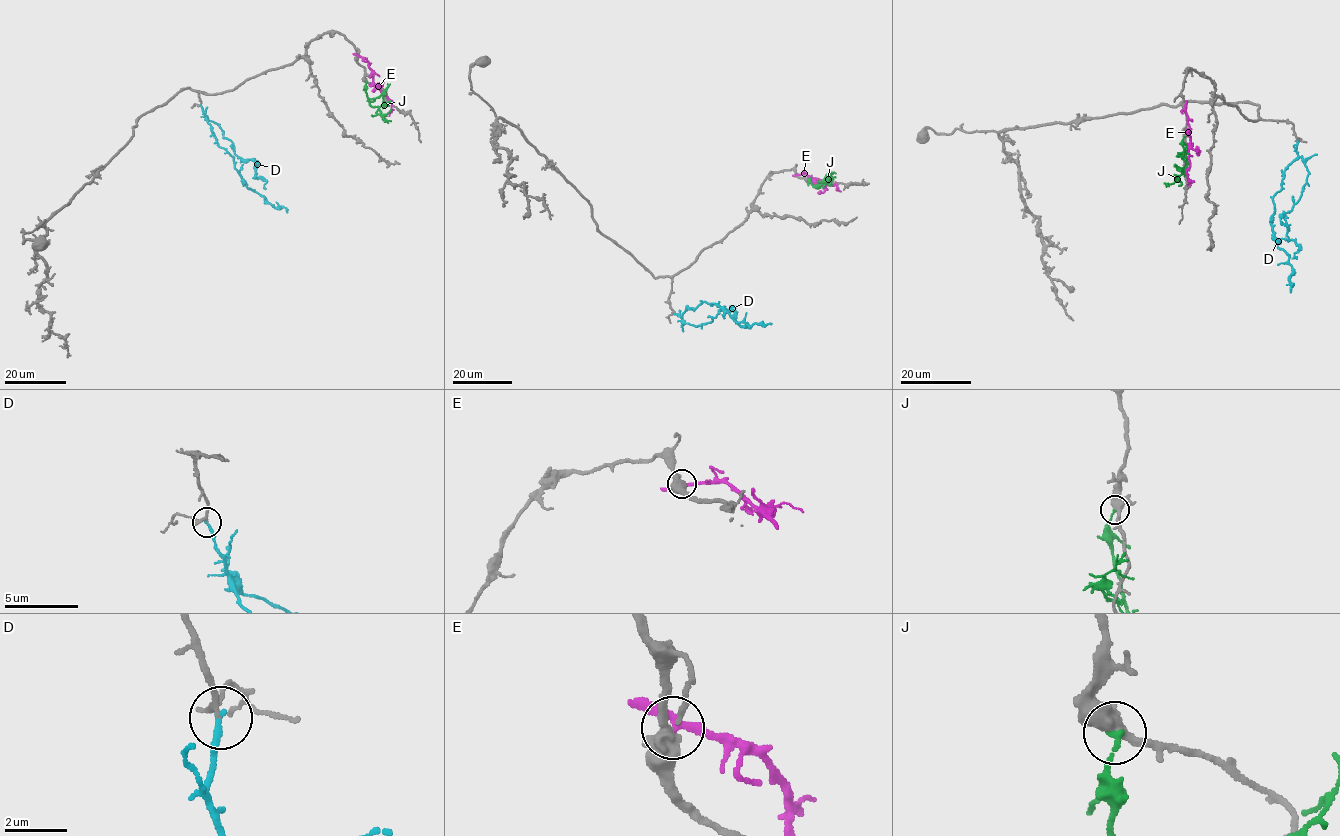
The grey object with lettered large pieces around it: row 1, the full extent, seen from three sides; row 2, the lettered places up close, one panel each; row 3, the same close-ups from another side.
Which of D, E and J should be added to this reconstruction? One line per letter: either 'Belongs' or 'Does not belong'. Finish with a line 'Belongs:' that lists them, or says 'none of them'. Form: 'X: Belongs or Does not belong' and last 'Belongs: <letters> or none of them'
D: Belongs
E: Does not belong
J: Does not belong
Belongs: D

